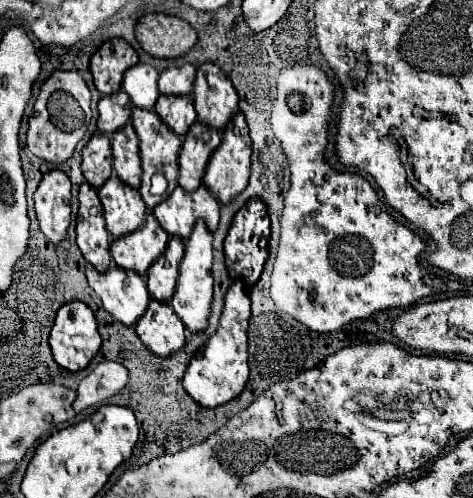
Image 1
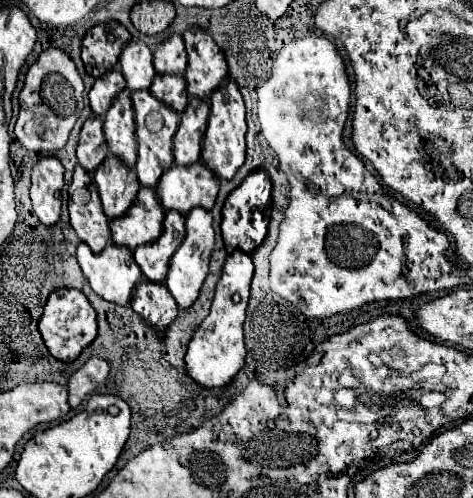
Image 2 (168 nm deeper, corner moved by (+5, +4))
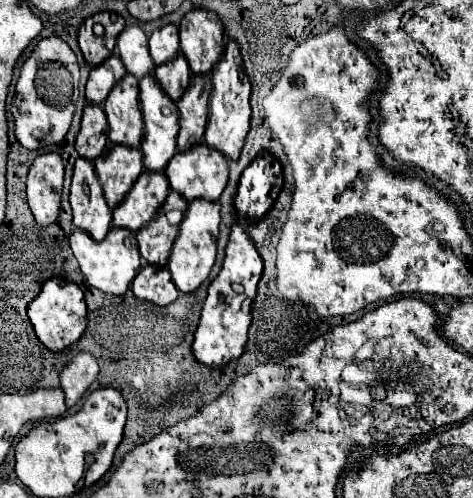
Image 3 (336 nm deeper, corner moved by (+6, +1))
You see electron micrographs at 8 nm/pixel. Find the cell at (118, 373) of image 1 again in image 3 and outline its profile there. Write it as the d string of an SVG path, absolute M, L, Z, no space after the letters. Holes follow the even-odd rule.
M80 351L60 373L60 387L66 395L66 407L74 407L90 383L98 377L98 361L88 353Z

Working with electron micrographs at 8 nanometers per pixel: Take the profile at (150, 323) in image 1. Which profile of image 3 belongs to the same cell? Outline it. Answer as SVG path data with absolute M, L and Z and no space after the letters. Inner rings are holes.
M144 267L132 281L132 291L136 297L156 303L160 307L170 305L178 297L176 285L172 285L172 277L166 267Z

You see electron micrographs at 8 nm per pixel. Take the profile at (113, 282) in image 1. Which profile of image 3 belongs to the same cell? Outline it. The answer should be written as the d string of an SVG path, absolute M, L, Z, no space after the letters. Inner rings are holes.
M112 227L110 233L104 237L104 241L92 241L92 237L88 237L88 233L84 233L82 229L74 229L74 233L70 235L70 247L88 283L106 293L124 295L142 265L140 251L136 245L136 233L128 229Z

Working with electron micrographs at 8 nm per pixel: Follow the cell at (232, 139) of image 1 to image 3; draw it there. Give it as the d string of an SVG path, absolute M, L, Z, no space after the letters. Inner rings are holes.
M228 39L224 45L224 55L212 69L212 97L210 97L210 117L208 117L208 127L204 133L204 143L222 151L228 159L238 159L244 139L250 131L250 81L248 75L244 73L242 57L240 57L240 45L236 41Z

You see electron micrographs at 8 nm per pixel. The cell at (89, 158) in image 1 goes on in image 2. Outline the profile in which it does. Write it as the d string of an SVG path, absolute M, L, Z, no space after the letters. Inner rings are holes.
M91 118L83 124L81 134L79 134L79 144L77 144L77 158L83 170L93 174L97 166L105 160L109 148L103 136L103 120L101 118Z

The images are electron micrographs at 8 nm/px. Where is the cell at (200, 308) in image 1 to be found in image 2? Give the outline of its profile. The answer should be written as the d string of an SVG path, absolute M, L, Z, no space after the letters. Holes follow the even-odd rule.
M193 208L185 218L185 240L171 256L169 274L165 278L165 286L169 288L171 296L179 304L179 308L189 308L197 300L199 290L203 286L203 280L209 272L209 258L213 252L213 244L215 244L215 232L211 226L211 214L207 210Z

